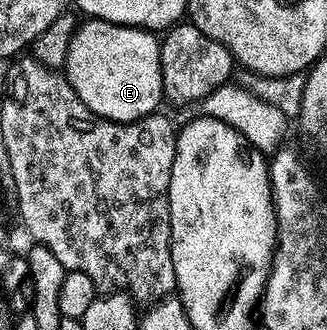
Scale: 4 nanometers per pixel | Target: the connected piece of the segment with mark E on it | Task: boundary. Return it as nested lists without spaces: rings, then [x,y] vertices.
[[[103,19],[79,22],[68,45],[64,74],[76,97],[102,119],[131,123],[153,115],[163,102],[160,39],[153,31],[125,27]]]

